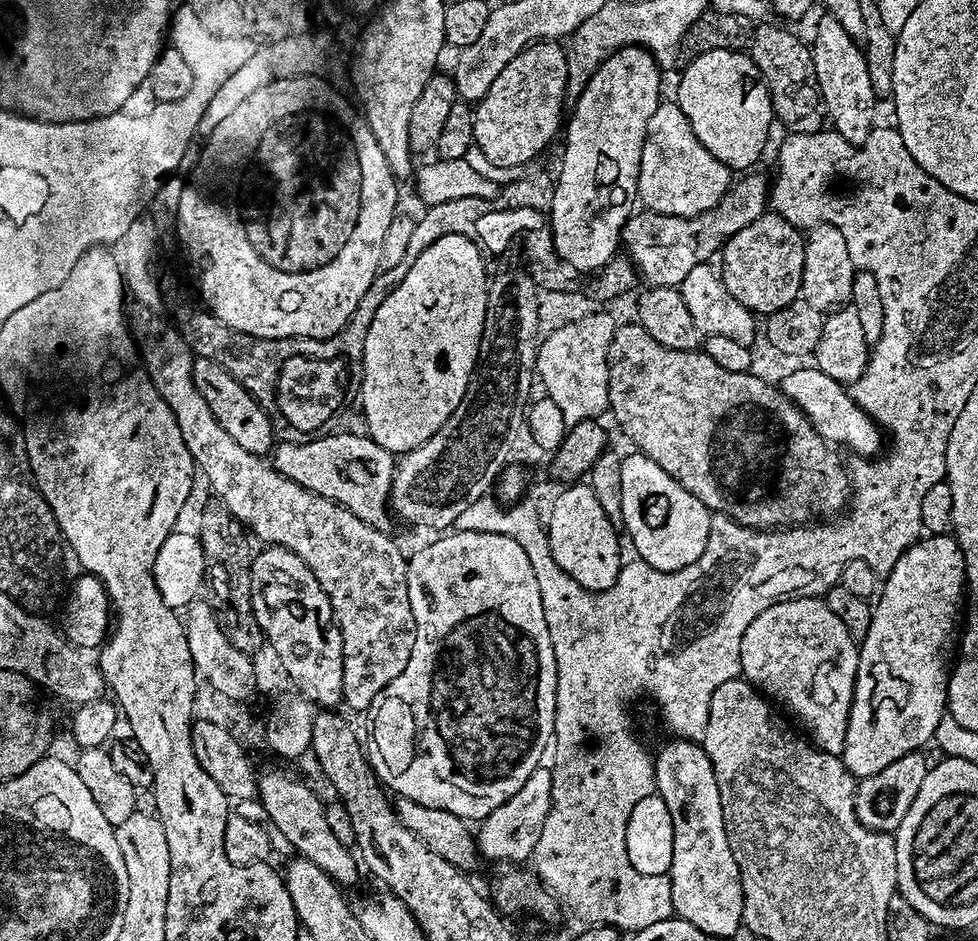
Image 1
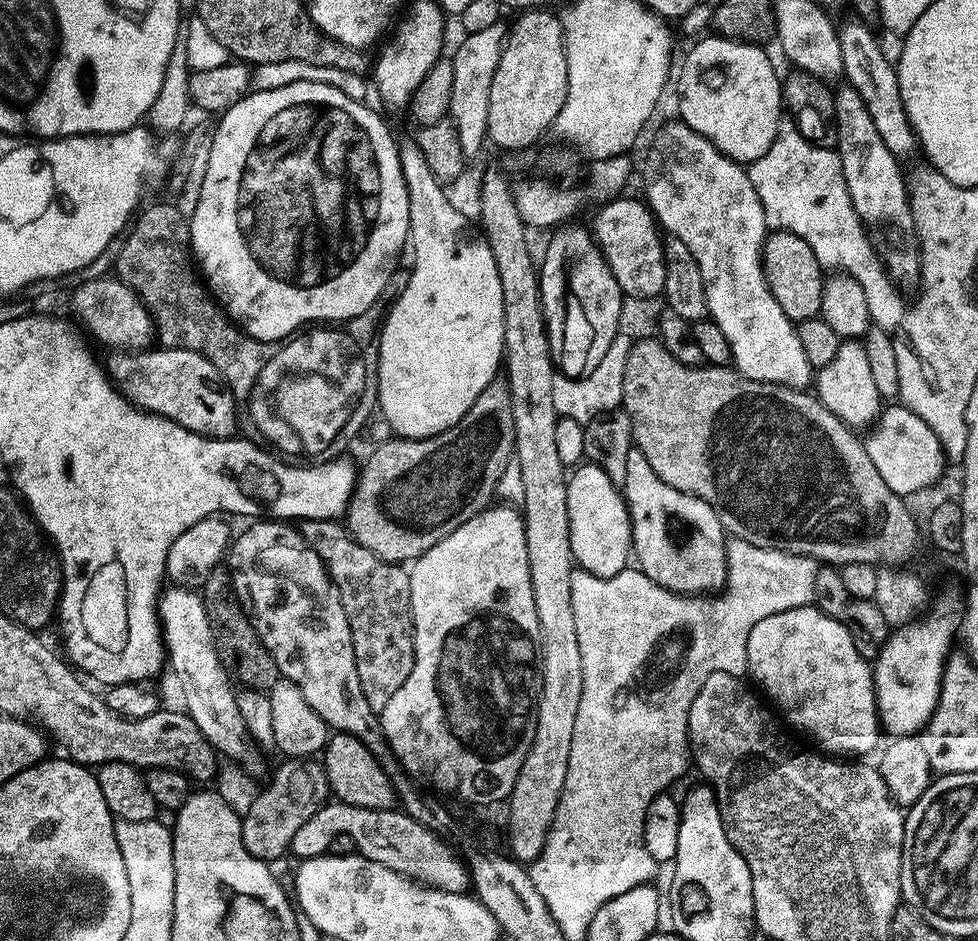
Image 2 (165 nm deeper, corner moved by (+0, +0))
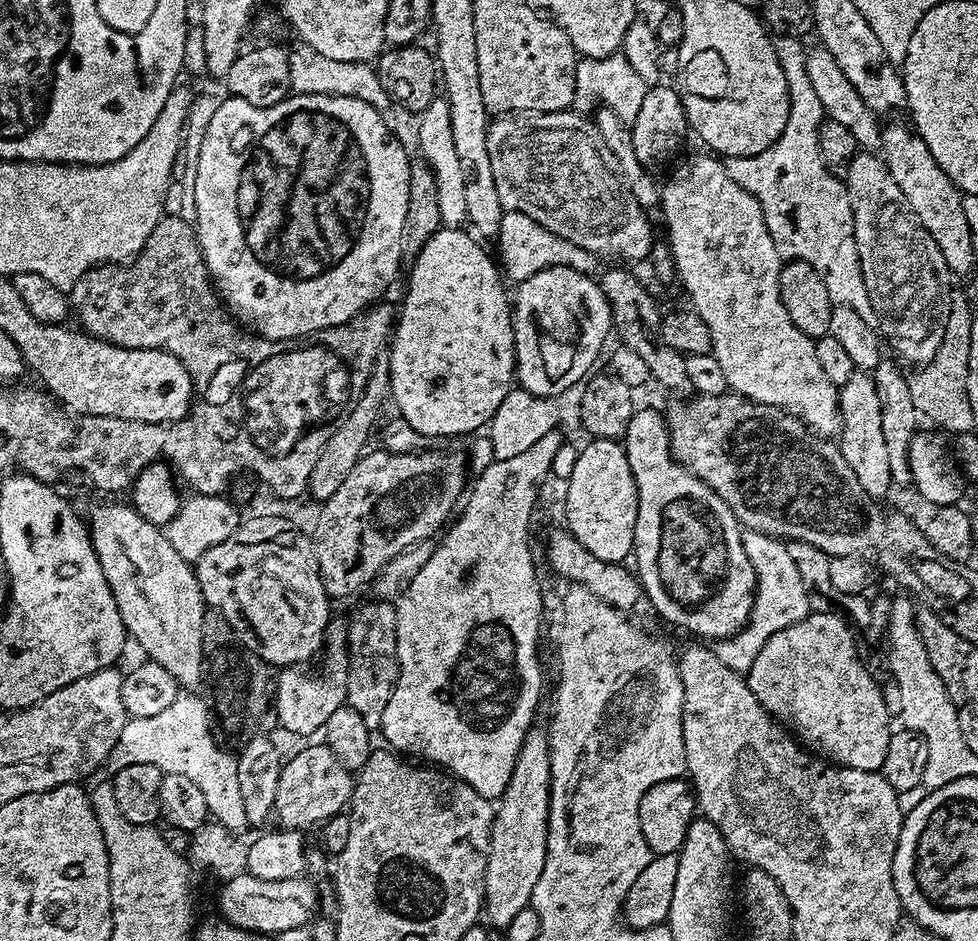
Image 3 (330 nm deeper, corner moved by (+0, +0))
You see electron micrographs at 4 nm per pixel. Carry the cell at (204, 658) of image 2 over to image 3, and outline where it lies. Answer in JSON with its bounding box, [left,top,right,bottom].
[90,504,206,690]

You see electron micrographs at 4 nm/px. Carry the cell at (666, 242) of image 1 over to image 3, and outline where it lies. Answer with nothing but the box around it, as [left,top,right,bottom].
[494,212,598,281]

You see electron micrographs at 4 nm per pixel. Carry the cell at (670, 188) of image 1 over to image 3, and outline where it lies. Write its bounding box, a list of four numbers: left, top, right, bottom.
[659,155,840,438]

